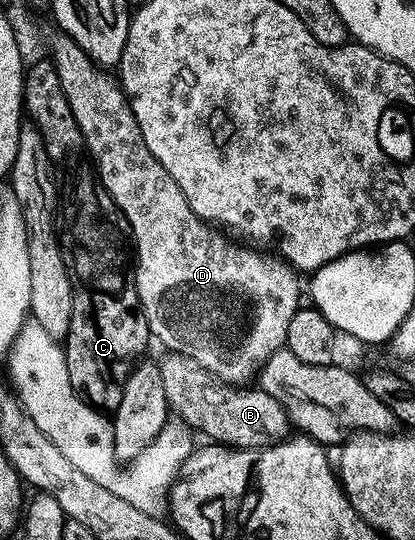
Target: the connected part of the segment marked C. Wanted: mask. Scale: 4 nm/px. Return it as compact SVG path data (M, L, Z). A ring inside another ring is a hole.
M43 59L36 66L29 68L24 74L24 104L26 117L31 124L38 127L38 131L42 135L42 139L46 143L46 151L50 155L53 166L55 166L56 175L56 203L58 206L58 236L60 239L60 250L62 251L62 259L66 263L66 271L70 275L70 283L72 284L72 294L74 295L74 307L72 308L72 318L70 319L70 331L68 336L64 338L62 344L64 347L64 358L66 359L66 371L70 375L70 383L74 387L77 395L84 398L93 409L101 411L114 411L118 407L118 403L122 403L122 391L124 390L124 381L131 375L138 359L145 356L144 348L150 342L150 334L148 332L148 324L146 323L146 315L140 306L138 299L138 291L136 290L134 281L134 273L130 266L134 261L134 242L128 227L128 220L122 215L120 208L114 203L114 199L106 191L106 187L100 181L100 175L96 172L91 157L88 156L88 148L84 146L84 136L78 127L78 123L74 119L74 111L70 111L70 103L66 103L66 95L62 95L62 83L58 83L58 71L54 71L51 60Z

